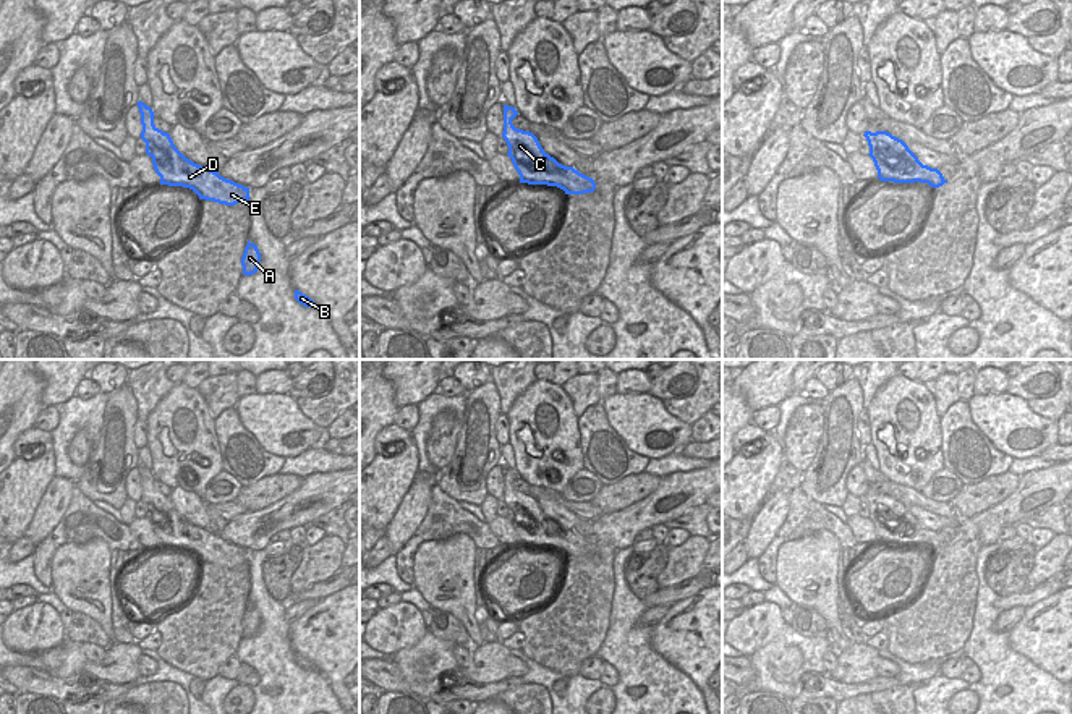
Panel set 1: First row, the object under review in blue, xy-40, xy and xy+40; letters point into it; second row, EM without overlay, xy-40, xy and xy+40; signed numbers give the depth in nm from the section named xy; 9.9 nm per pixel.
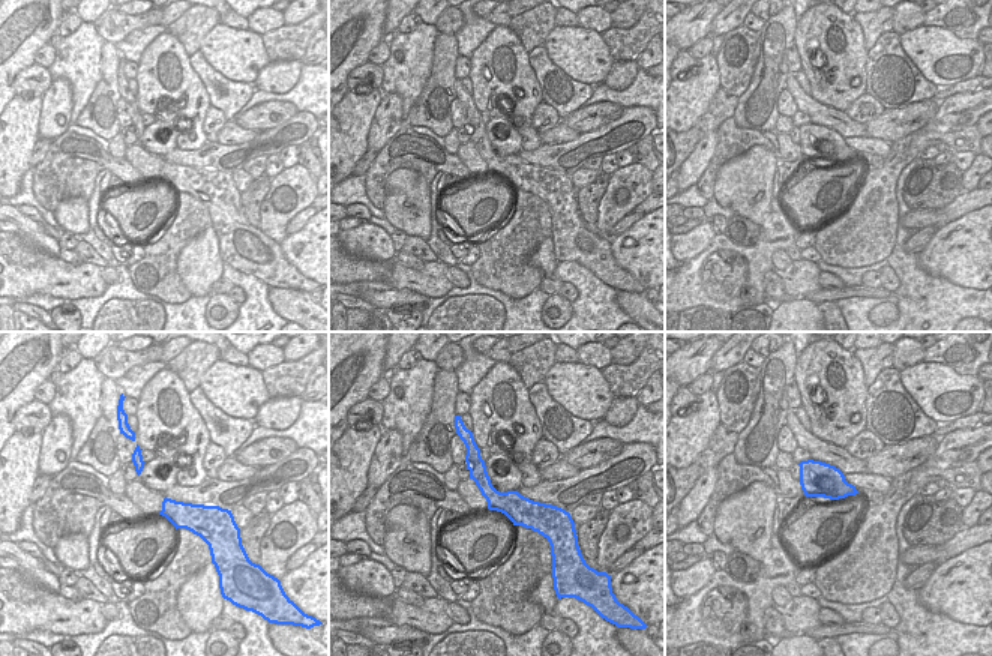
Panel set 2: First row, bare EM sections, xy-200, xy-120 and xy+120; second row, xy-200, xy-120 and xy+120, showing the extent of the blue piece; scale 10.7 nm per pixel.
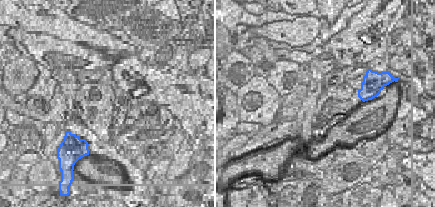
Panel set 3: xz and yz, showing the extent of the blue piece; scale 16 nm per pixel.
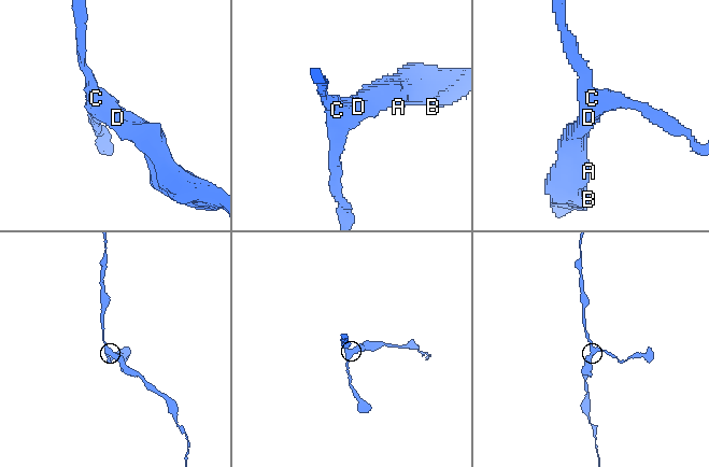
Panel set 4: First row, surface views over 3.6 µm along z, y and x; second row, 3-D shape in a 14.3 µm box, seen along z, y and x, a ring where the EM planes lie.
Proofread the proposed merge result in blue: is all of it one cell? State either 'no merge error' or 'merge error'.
no merge error

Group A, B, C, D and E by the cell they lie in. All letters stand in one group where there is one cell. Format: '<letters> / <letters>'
A B C D E

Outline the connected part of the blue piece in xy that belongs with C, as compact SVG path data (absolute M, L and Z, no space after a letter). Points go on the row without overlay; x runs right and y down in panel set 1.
M504 466L504 495L508 508L508 520L520 538L520 546L557 549L565 557L585 557L596 552L593 541L580 536L573 529L559 526L544 515L538 500L513 489L512 482L518 478L515 470Z

